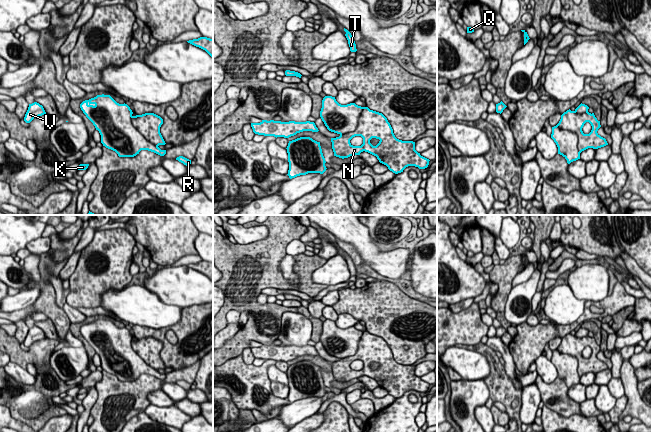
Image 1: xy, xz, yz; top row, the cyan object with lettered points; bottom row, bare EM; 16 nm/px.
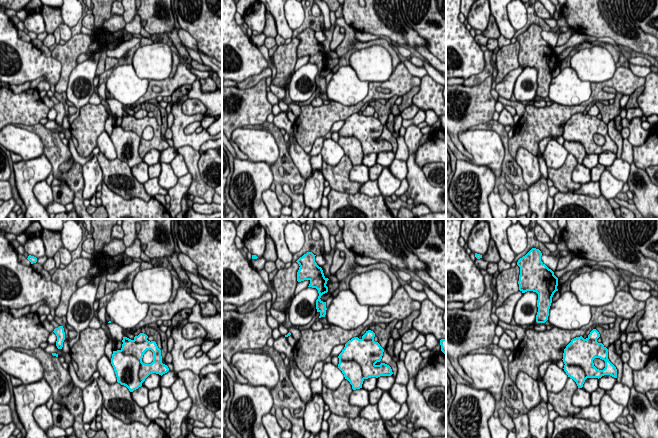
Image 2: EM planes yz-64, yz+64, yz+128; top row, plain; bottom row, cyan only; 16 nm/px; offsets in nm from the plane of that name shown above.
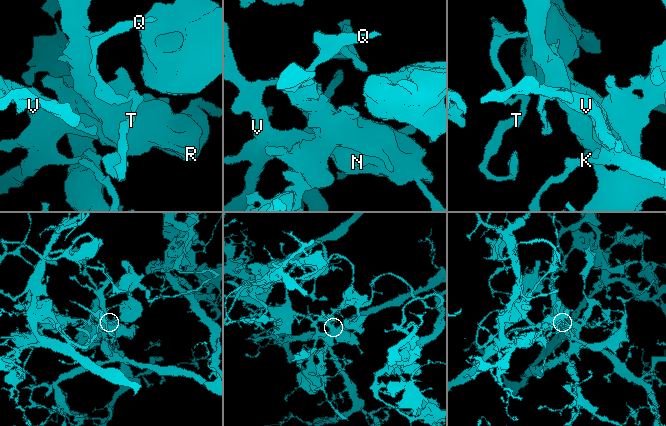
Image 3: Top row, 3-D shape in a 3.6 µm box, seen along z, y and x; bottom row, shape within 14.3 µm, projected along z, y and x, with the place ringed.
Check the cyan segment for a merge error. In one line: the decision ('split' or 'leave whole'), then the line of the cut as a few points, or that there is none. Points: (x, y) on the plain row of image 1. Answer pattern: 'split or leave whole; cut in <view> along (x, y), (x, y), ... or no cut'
split; cut in yz along (557, 348), (577, 360), (577, 373), (580, 376)

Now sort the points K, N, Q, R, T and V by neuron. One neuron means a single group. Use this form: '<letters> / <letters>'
K N V / Q R T

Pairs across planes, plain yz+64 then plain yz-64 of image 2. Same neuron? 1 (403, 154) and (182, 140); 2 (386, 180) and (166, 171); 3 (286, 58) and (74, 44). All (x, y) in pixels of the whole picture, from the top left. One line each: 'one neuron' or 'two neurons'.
1: one neuron
2: one neuron
3: one neuron

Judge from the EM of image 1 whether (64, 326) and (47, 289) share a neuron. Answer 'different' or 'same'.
same

